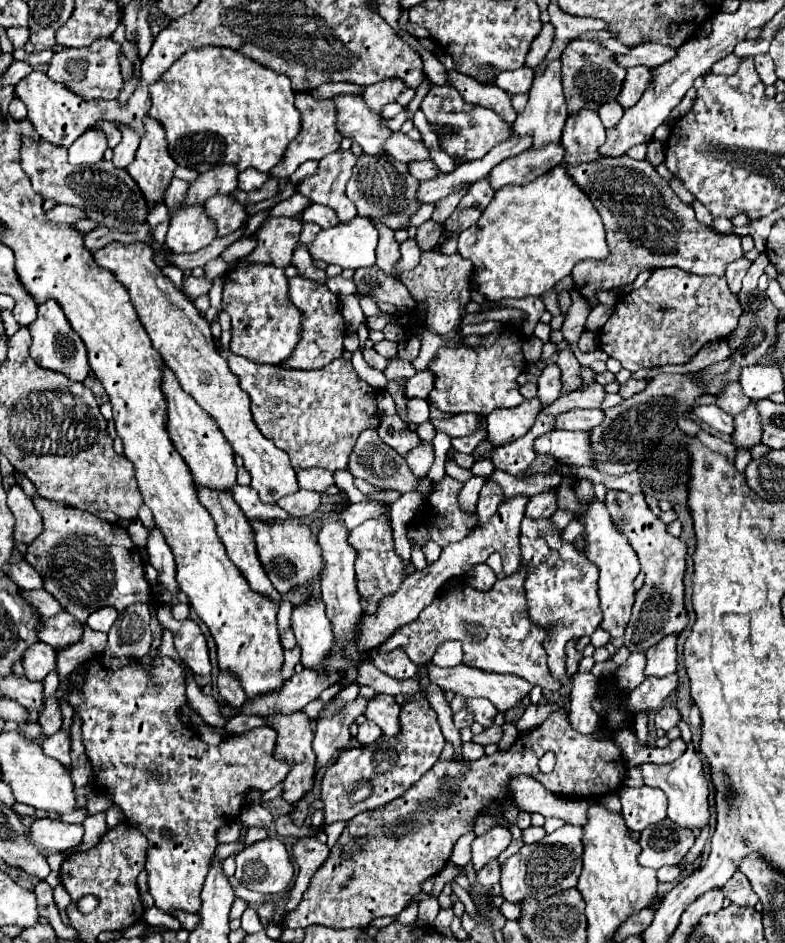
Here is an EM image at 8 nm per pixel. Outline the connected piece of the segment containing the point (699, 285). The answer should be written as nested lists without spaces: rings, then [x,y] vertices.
[[[657,268],[639,290],[615,304],[613,314],[599,330],[599,348],[631,372],[663,364],[685,364],[705,344],[727,338],[741,312],[743,308],[729,290],[725,276],[693,276],[679,268]]]

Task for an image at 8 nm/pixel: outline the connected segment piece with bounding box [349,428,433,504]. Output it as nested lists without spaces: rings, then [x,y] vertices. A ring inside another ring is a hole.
[[[367,428],[357,438],[357,444],[355,444],[355,448],[351,452],[351,460],[349,460],[349,472],[355,478],[363,478],[363,480],[371,482],[373,486],[379,486],[379,488],[385,488],[385,490],[397,490],[401,494],[419,492],[425,504],[429,504],[429,496],[433,492],[433,482],[429,478],[417,480],[413,476],[413,472],[409,472],[409,466],[405,464],[405,458],[401,454],[397,454],[393,448],[389,448],[387,444],[383,444],[379,440],[375,428]]]

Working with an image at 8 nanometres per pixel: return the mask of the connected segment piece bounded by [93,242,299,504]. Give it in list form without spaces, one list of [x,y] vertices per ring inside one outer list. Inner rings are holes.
[[[107,244],[93,256],[99,266],[111,270],[115,278],[125,286],[153,346],[159,350],[167,366],[175,372],[181,388],[191,394],[197,404],[217,422],[219,430],[223,432],[235,454],[243,458],[245,468],[251,474],[251,486],[259,492],[261,502],[277,504],[279,498],[297,492],[297,476],[289,462],[289,456],[279,450],[273,440],[265,438],[257,430],[249,412],[249,396],[241,390],[239,378],[229,370],[227,360],[221,358],[221,354],[215,350],[209,322],[203,320],[191,300],[187,300],[181,290],[177,290],[173,282],[163,276],[161,268],[153,262],[155,250],[151,248],[151,244]]]

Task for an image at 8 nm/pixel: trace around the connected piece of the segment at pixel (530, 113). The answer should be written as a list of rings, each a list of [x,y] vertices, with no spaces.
[[[555,60],[547,66],[547,70],[539,78],[533,80],[533,86],[529,90],[527,108],[515,120],[515,134],[531,136],[533,138],[531,148],[559,144],[565,120],[567,120],[567,108],[565,108],[565,96],[563,96],[563,88],[561,88],[561,64],[559,64],[559,60]]]

